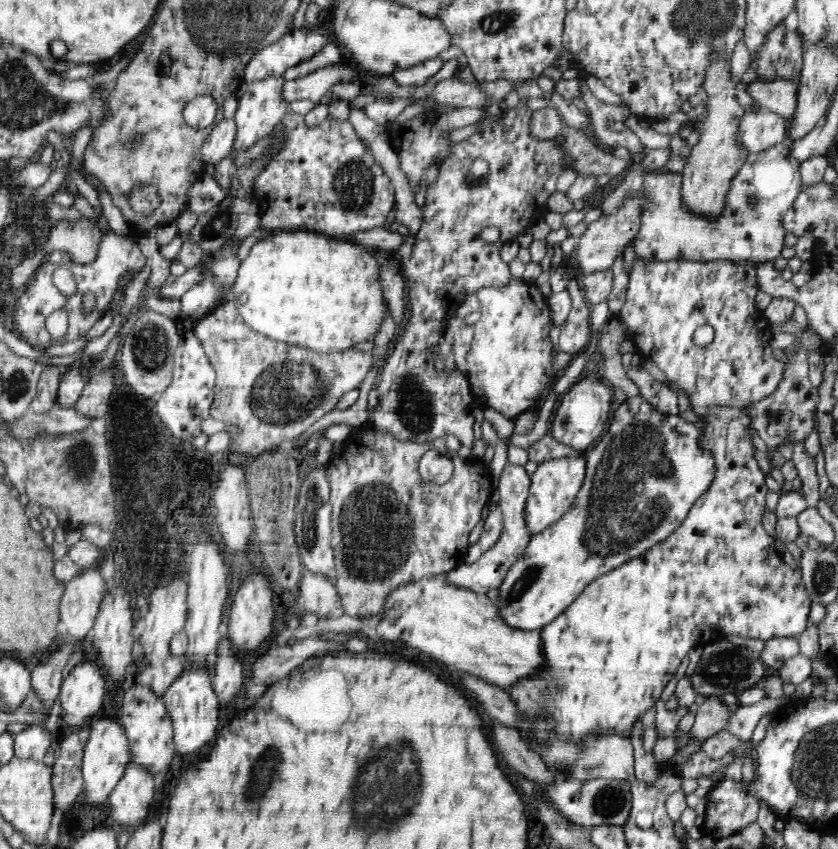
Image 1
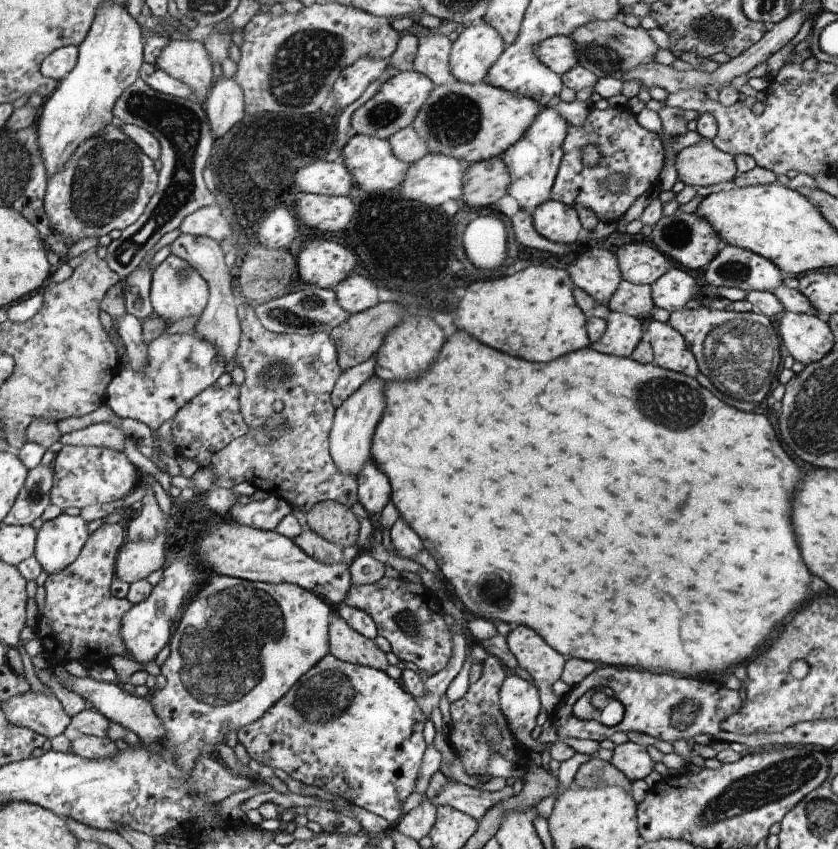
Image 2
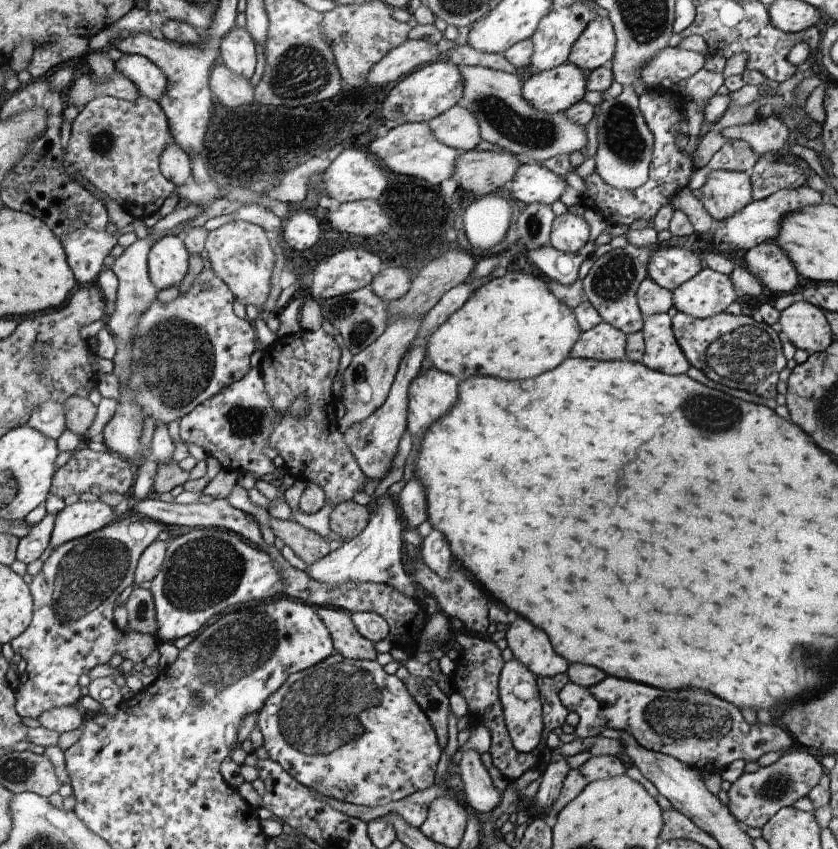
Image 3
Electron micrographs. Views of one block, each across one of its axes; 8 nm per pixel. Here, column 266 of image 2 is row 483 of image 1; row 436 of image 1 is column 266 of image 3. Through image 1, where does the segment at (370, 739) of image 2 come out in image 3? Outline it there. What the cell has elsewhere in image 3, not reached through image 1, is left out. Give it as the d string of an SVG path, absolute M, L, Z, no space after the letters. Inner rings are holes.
M335 652L325 661L319 662L313 667L291 674L285 684L268 698L265 705L259 710L257 722L257 726L262 732L263 746L268 751L270 759L280 764L300 784L327 797L365 807L378 807L390 801L402 801L412 793L426 790L434 784L436 764L440 760L440 750L436 746L436 728L425 711L421 709L417 699L409 693L409 690L406 690L406 687L396 675L389 675L385 671L385 667L381 666L378 661L346 659L344 655ZM378 785L380 785L380 798L385 800L384 804L383 801L378 804Z

